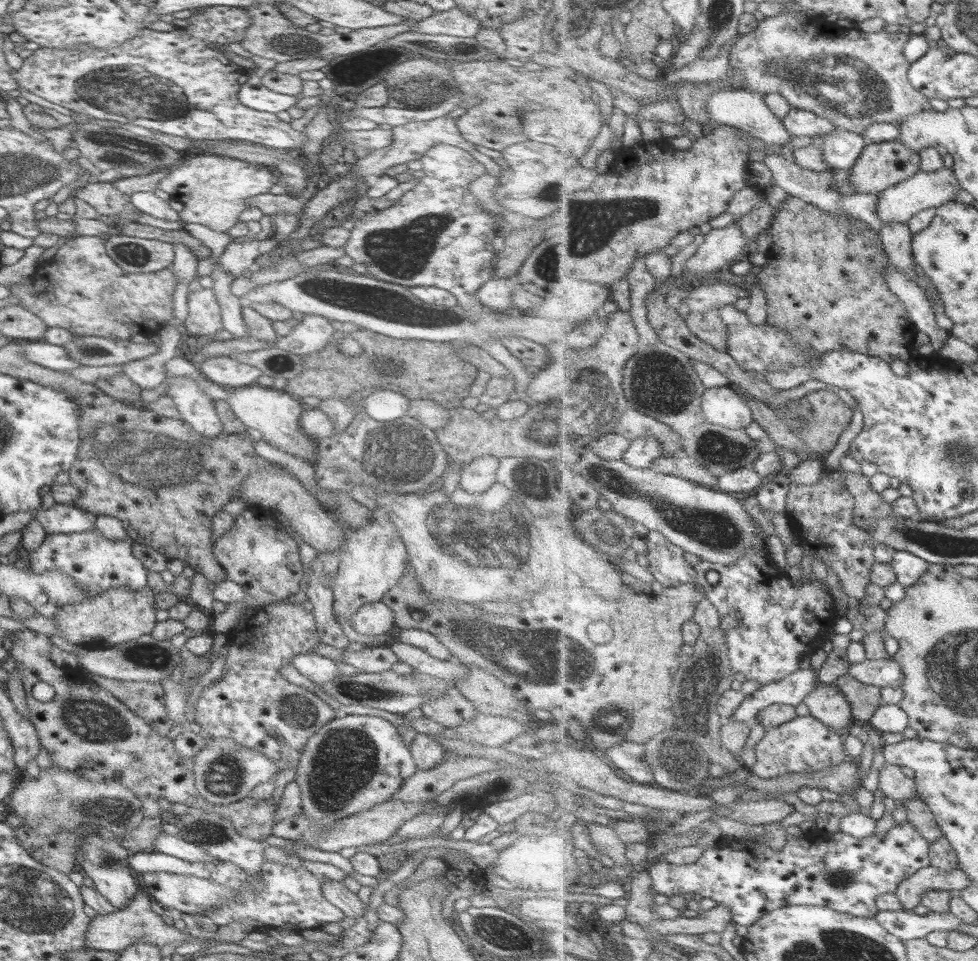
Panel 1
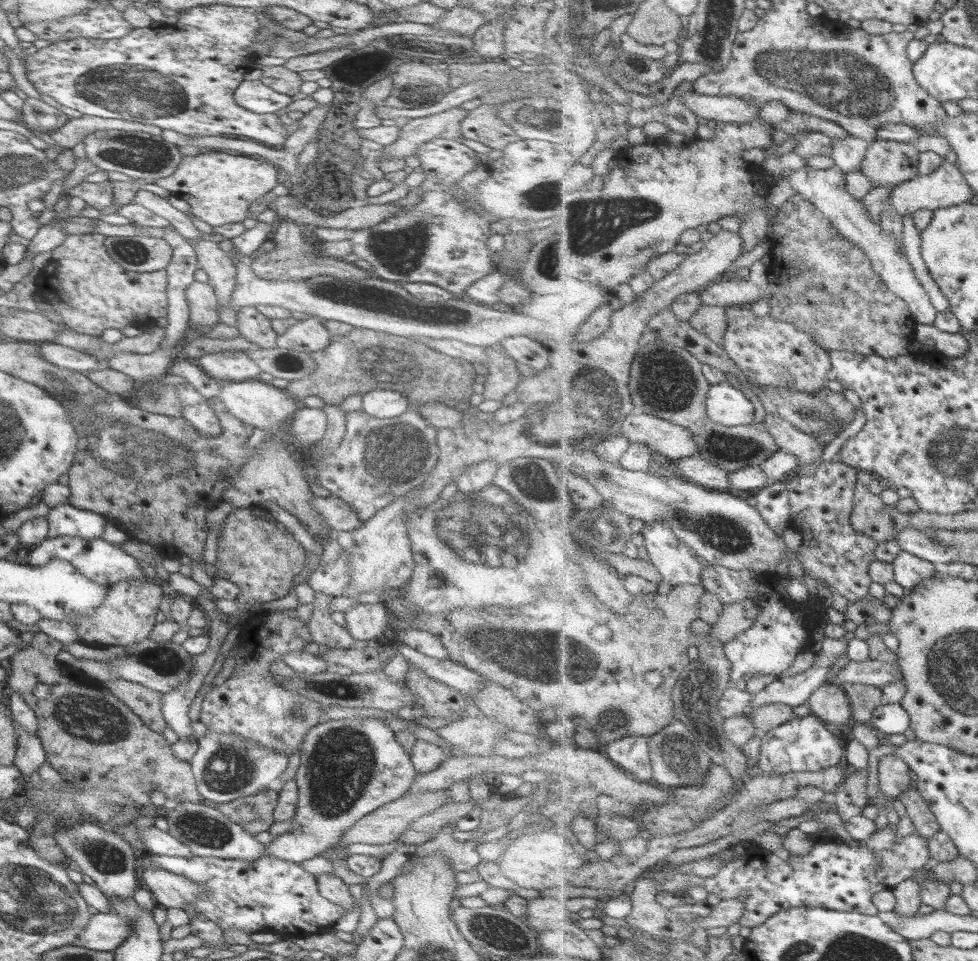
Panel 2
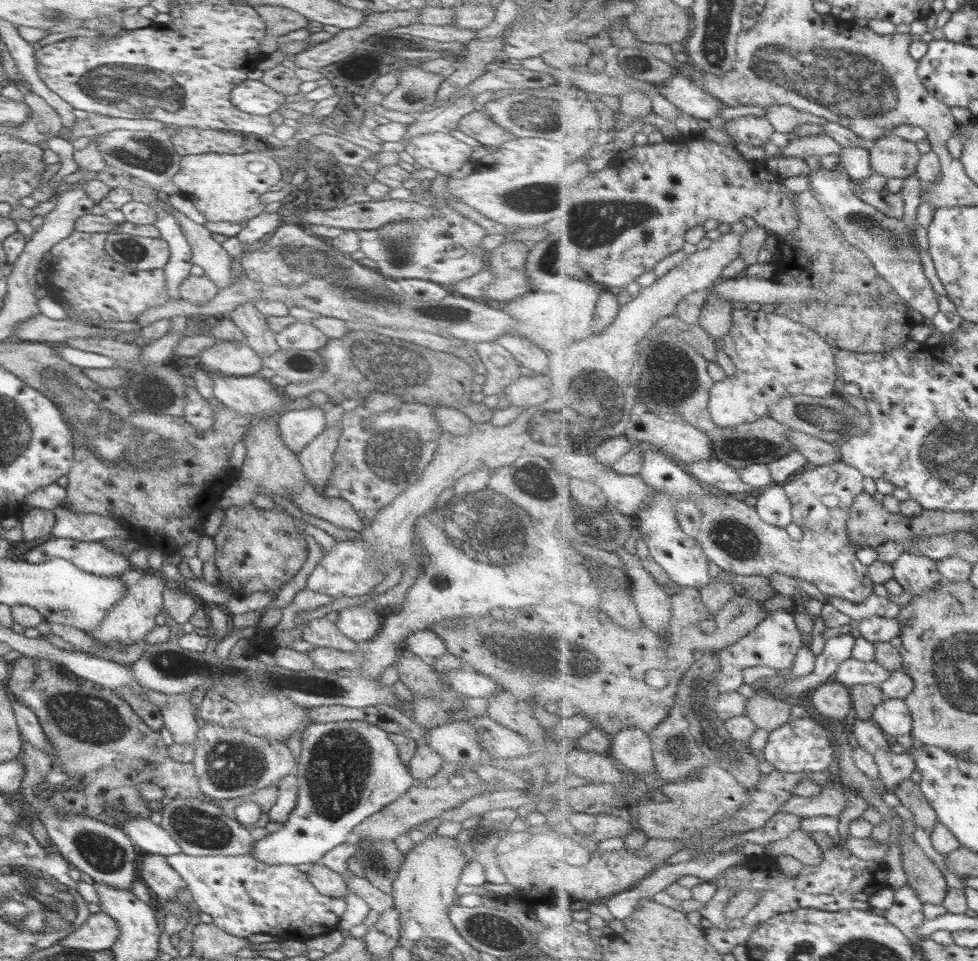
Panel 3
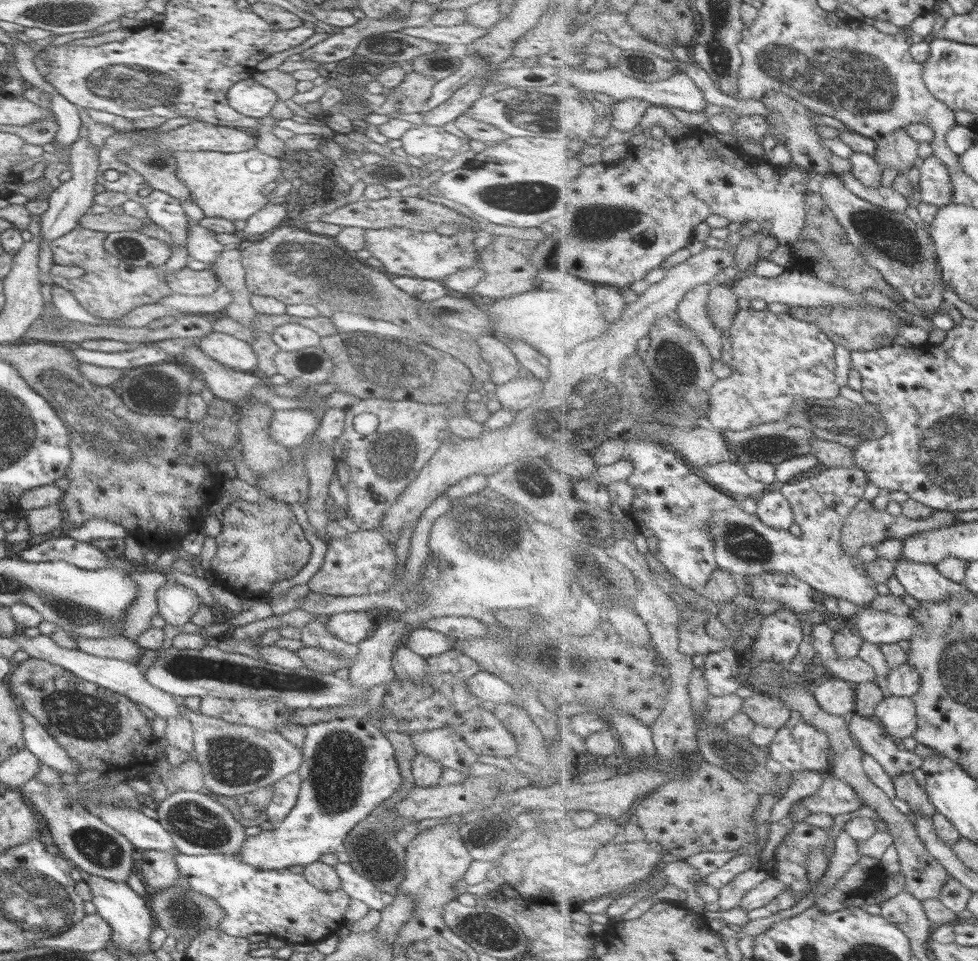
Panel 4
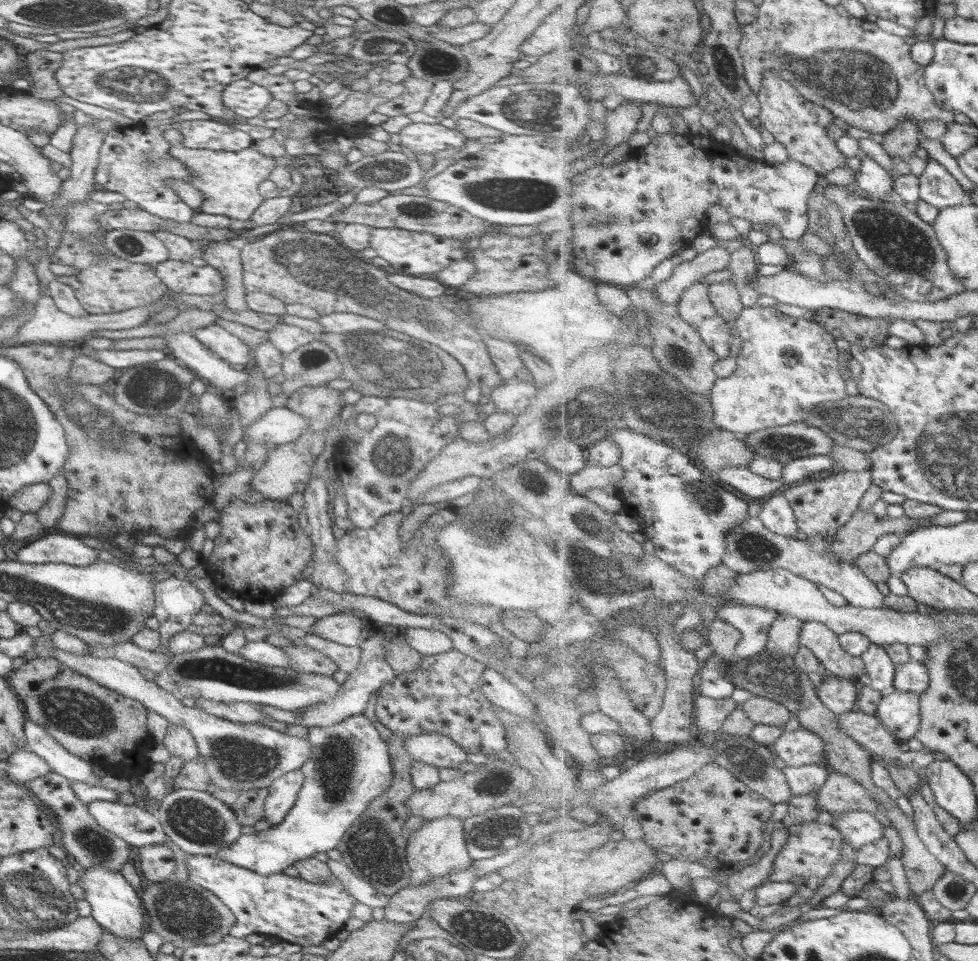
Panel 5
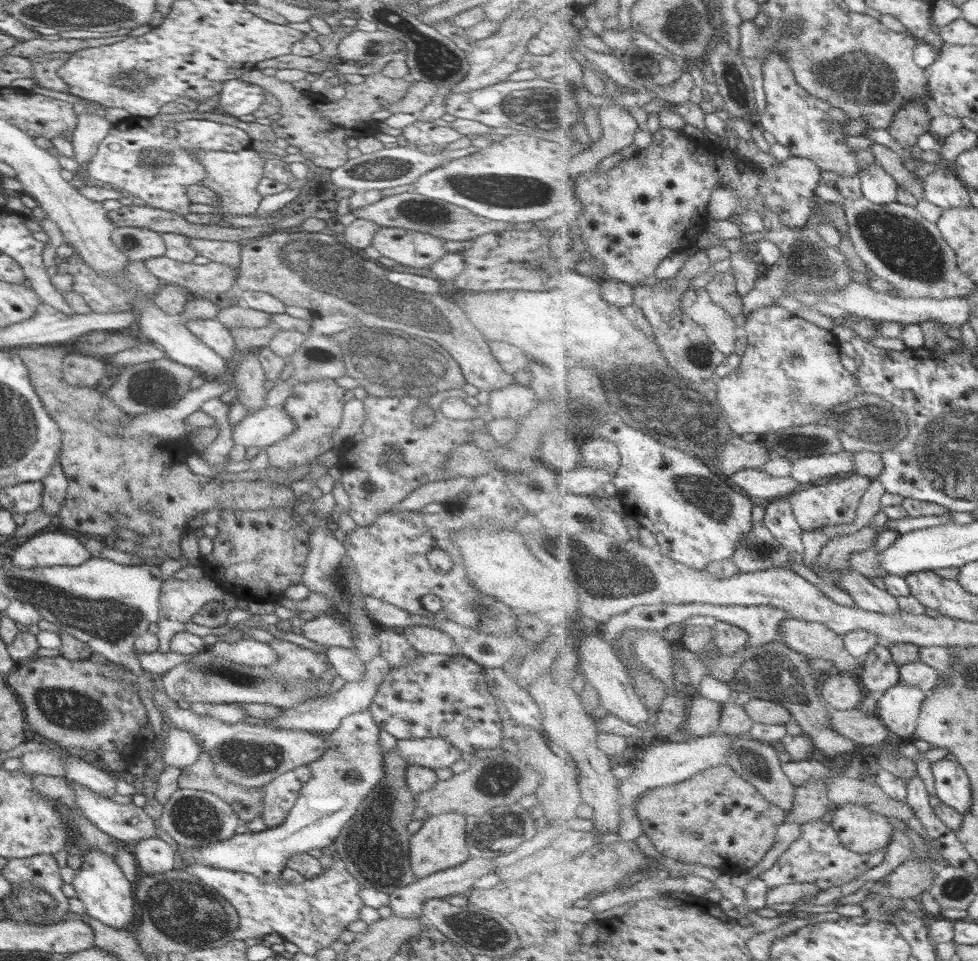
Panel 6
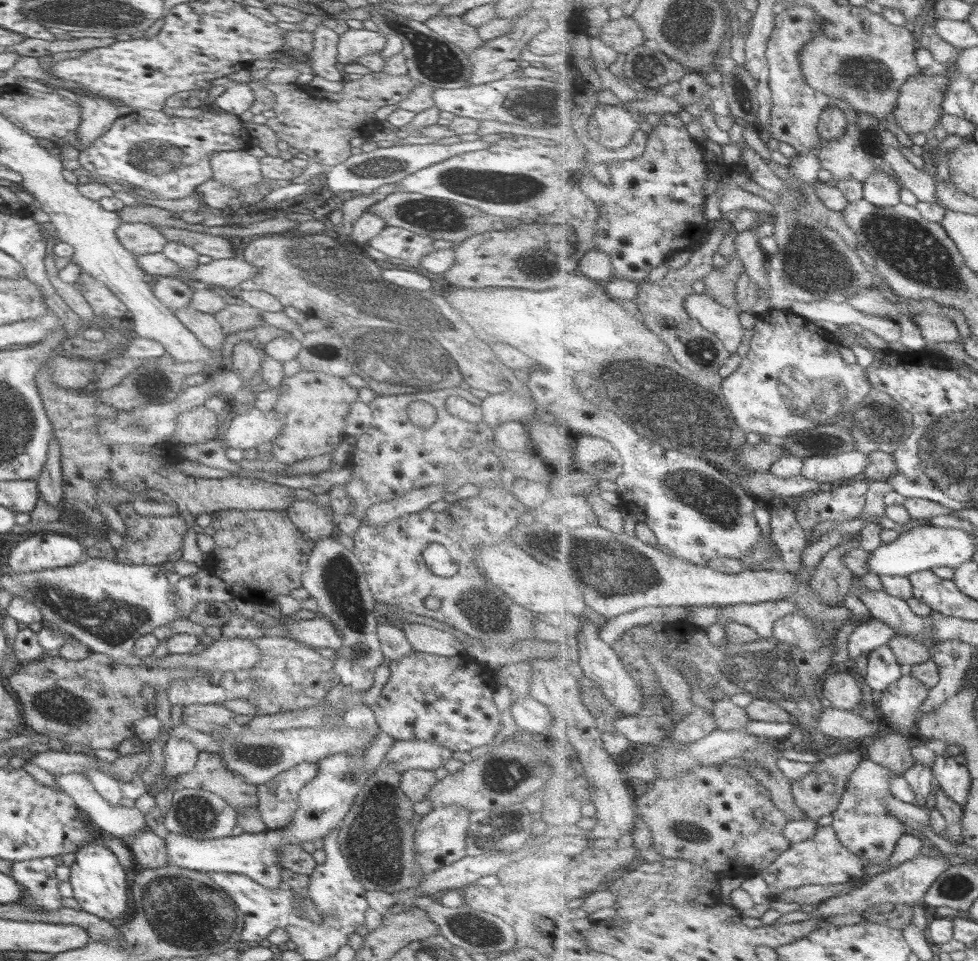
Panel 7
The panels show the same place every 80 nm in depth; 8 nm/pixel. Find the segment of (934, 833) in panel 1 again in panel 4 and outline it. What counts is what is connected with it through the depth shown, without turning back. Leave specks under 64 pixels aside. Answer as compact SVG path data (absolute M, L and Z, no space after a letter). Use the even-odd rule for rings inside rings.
M901 773L892 779L898 798L905 800L914 814L923 813L933 820L932 816L937 811L935 805L930 801L925 788L917 784L915 776L912 773Z

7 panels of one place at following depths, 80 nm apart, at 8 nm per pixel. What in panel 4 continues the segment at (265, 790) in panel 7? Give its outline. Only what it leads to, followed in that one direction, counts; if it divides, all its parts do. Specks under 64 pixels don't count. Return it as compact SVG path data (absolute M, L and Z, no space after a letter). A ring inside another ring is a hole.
M295 771L271 784L275 794L266 806L265 814L268 821L276 824L285 818L285 815L293 808L301 781L302 778Z

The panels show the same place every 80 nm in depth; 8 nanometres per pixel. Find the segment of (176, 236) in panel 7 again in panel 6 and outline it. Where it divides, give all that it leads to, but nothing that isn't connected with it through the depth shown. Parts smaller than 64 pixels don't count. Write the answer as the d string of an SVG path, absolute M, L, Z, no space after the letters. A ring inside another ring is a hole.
M186 238L186 243L196 255L205 256L212 263L237 267L240 261L240 245L233 241Z

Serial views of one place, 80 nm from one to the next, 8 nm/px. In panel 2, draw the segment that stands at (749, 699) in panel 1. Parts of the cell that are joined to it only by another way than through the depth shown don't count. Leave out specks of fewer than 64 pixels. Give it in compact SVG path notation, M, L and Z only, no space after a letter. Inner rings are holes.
M824 637L822 648L815 656L814 664L810 669L795 676L778 679L767 685L762 691L753 696L747 714L758 706L769 703L785 703L789 706L801 706L827 681L827 676L841 656L848 651L848 641L842 638Z

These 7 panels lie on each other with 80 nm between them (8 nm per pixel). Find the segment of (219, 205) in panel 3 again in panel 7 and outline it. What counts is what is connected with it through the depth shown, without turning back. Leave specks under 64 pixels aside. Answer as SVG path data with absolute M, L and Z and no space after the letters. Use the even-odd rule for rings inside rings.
M246 150L222 151L210 155L209 164L211 179L240 192L236 205L251 206L262 200L255 189L255 184L262 180L258 158L247 154Z

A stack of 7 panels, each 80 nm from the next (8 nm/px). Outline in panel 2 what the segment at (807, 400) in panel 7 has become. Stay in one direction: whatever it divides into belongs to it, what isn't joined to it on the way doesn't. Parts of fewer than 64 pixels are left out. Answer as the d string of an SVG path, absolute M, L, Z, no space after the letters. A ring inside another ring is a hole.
M726 306L728 316L727 341L722 346L754 384L770 384L816 394L824 390L830 380L832 358L805 331L793 323L772 318L769 314L757 317L750 309ZM733 382L712 385L706 403L708 415L723 426L749 425L757 418L757 402L741 393Z

